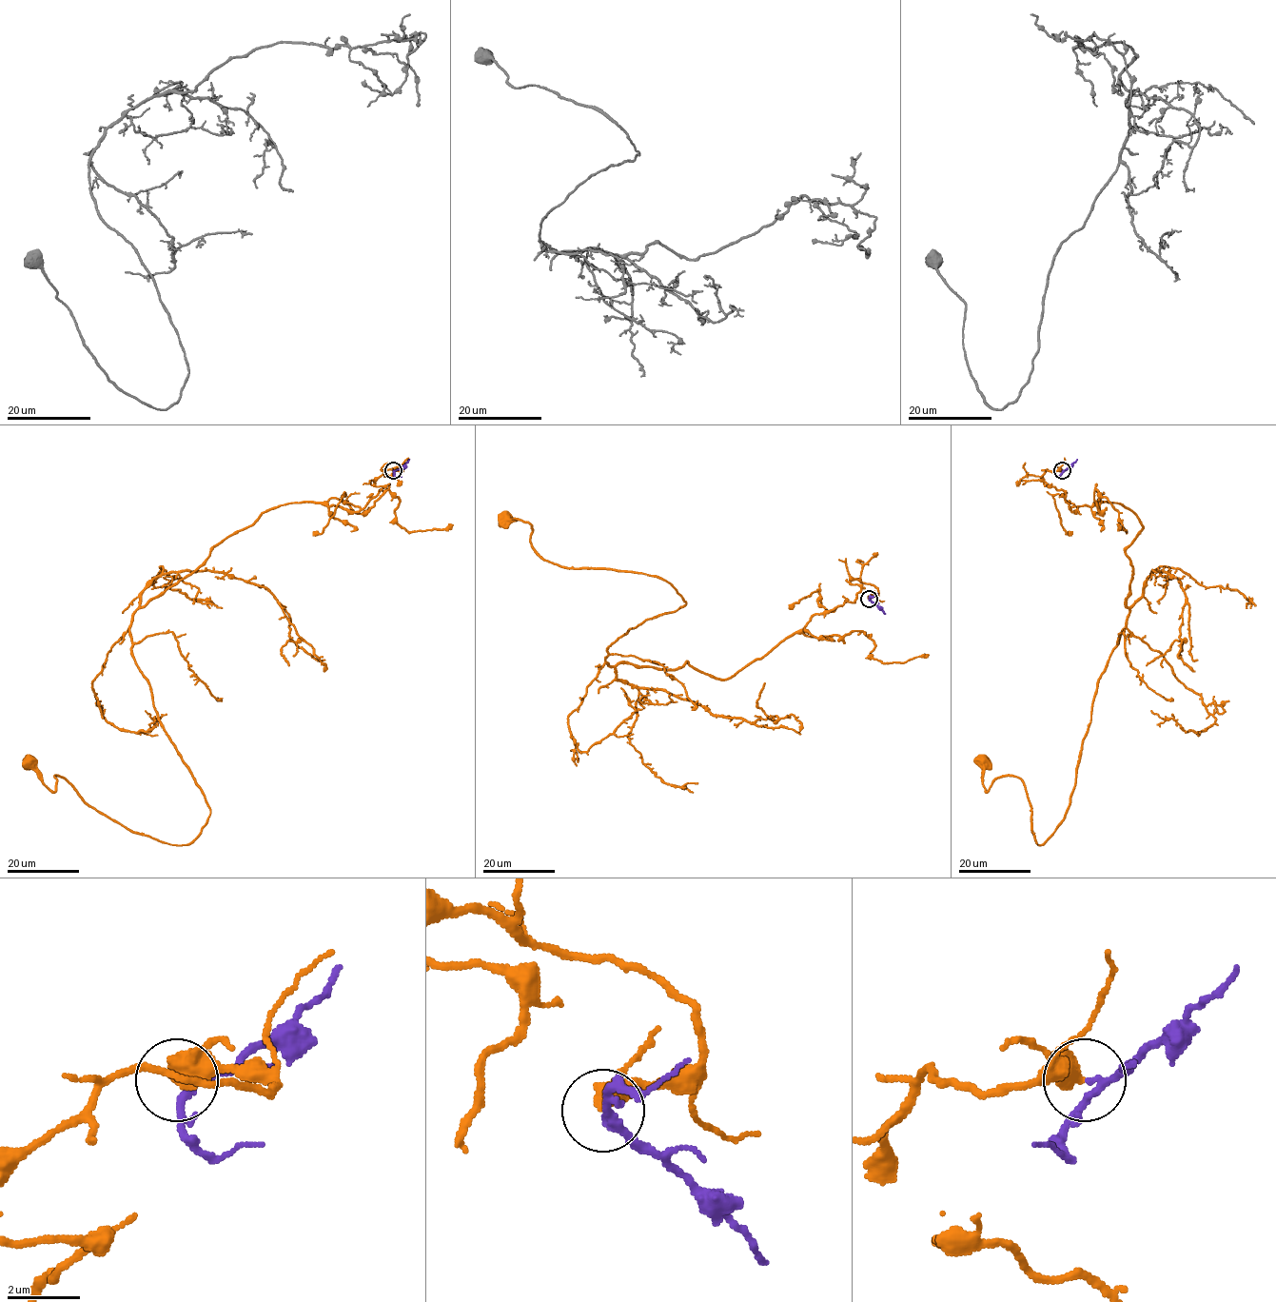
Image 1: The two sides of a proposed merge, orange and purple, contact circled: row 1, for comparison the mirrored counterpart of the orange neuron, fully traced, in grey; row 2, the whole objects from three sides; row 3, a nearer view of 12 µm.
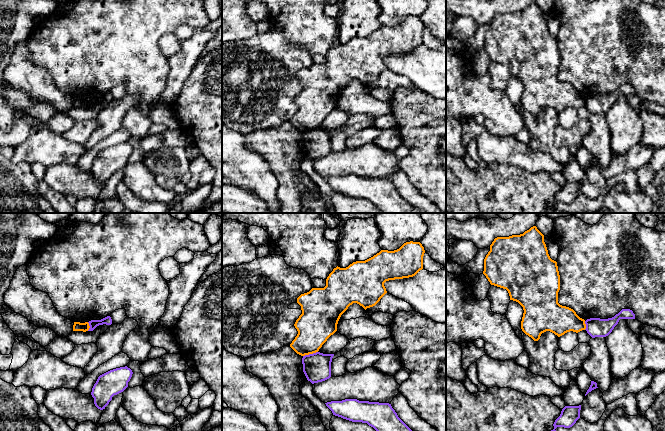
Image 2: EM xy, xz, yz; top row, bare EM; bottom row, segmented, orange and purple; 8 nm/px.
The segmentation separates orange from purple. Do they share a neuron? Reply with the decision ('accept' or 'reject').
reject

